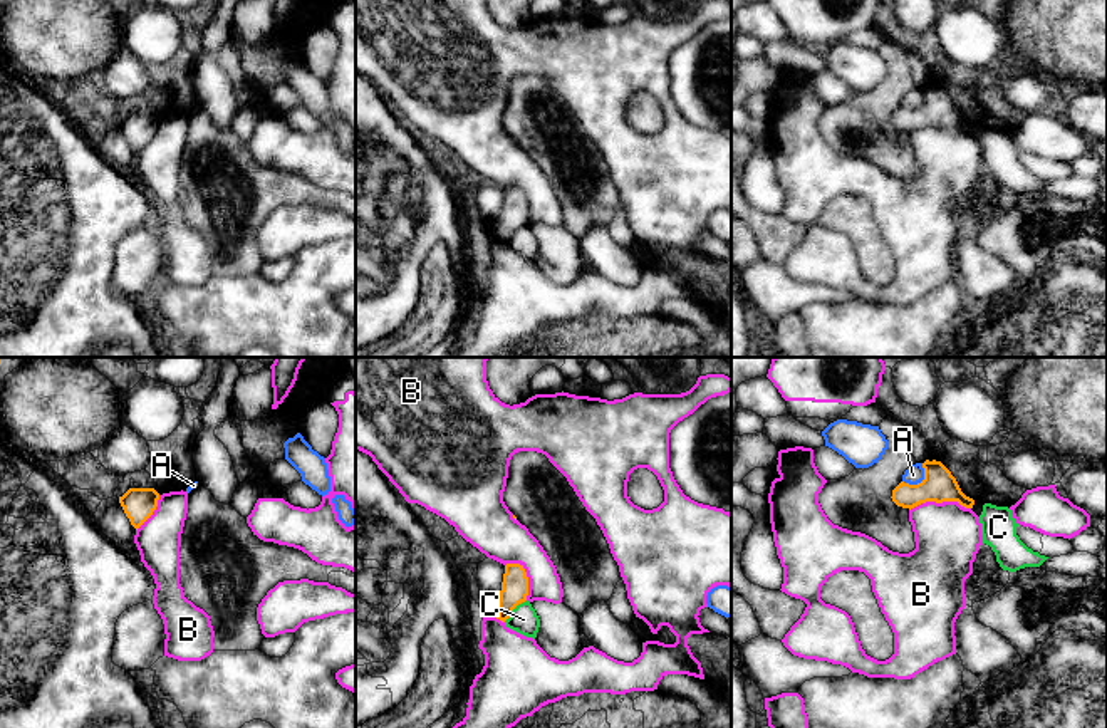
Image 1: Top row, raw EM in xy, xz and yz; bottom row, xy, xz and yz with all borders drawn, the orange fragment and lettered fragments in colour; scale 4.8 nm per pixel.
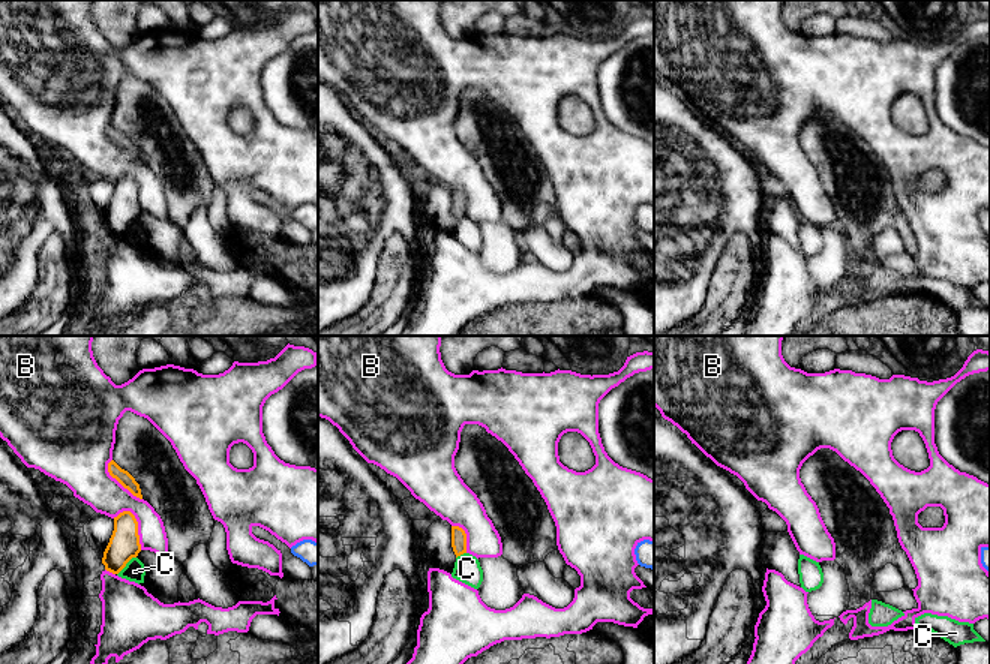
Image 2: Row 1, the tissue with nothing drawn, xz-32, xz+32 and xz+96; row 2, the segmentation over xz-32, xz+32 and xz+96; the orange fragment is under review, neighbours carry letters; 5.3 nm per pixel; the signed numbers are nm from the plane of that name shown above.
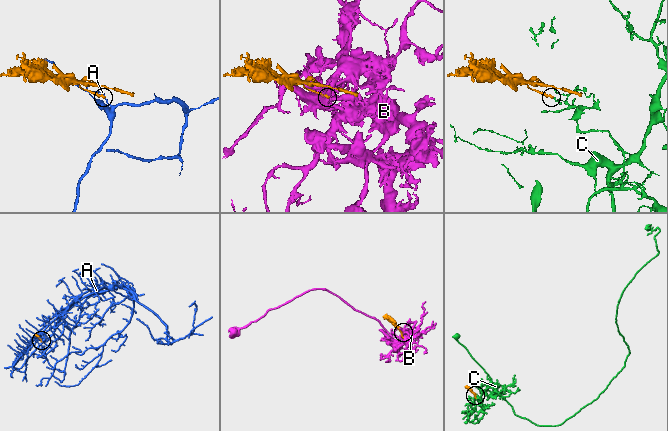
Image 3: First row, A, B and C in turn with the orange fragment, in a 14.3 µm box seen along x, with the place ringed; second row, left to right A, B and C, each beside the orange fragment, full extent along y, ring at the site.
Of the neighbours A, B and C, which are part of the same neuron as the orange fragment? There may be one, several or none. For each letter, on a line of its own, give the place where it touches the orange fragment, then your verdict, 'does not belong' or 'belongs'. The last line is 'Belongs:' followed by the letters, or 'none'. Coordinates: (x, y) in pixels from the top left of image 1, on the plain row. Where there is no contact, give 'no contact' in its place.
A: yz (921, 106) | does not belong
B: yz (940, 126) | does not belong
C: xz (514, 232) | does not belong
Belongs: none

